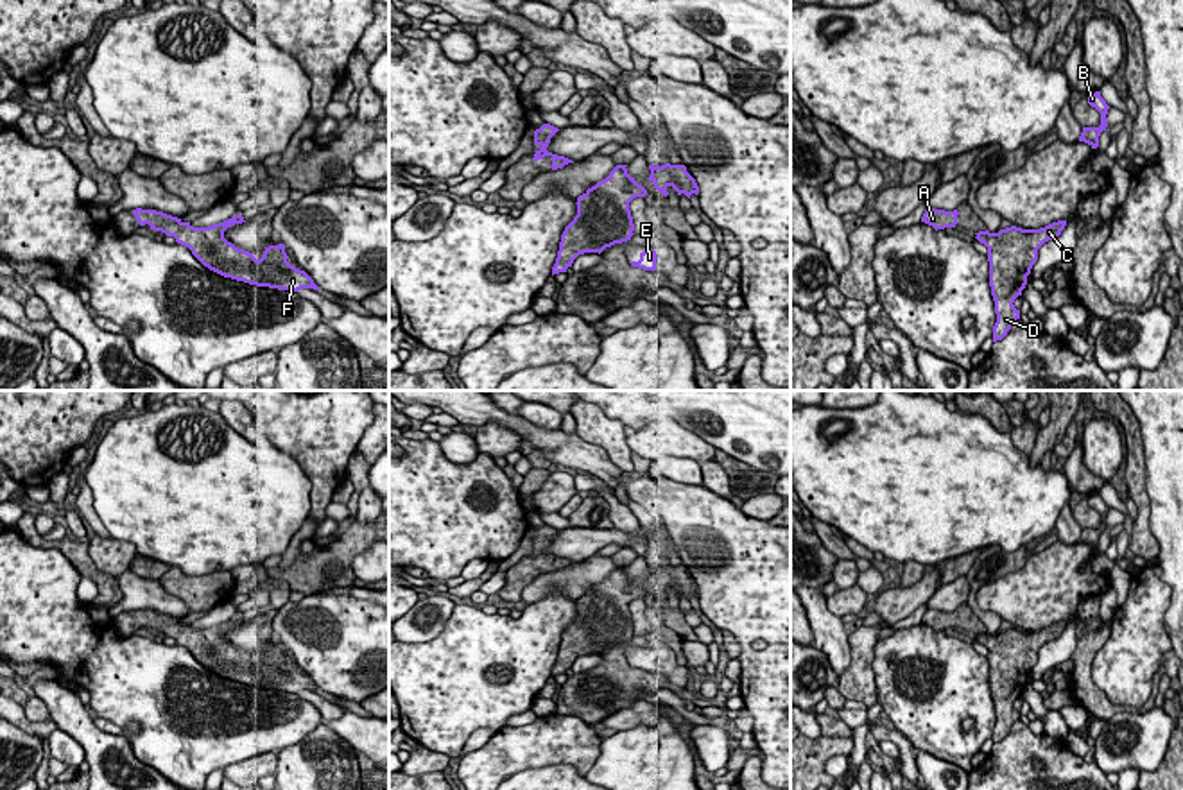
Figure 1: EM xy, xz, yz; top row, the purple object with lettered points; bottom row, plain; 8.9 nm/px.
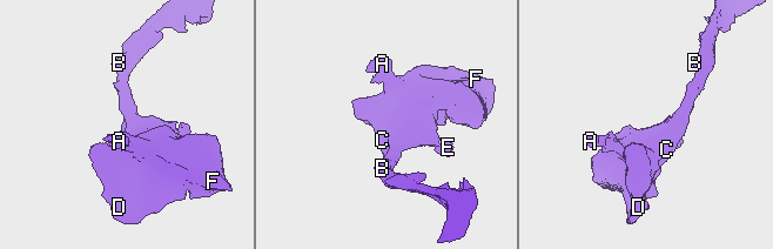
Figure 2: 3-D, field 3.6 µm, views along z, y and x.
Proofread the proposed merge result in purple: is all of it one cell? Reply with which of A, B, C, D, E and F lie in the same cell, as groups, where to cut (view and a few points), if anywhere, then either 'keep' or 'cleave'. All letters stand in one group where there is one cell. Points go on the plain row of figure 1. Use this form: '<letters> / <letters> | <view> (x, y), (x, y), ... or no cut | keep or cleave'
A B C D E F | no cut | keep

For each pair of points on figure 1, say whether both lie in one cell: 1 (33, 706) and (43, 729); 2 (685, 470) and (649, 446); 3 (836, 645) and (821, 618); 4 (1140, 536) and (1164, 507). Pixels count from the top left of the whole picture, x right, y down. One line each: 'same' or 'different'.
1: different
2: different
3: same
4: different

